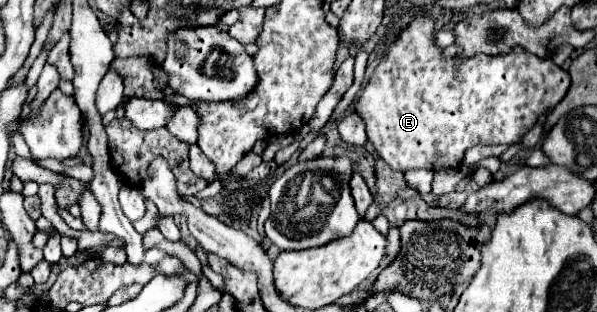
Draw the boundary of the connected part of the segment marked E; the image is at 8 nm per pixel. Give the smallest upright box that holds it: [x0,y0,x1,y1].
[355,17,571,171]

